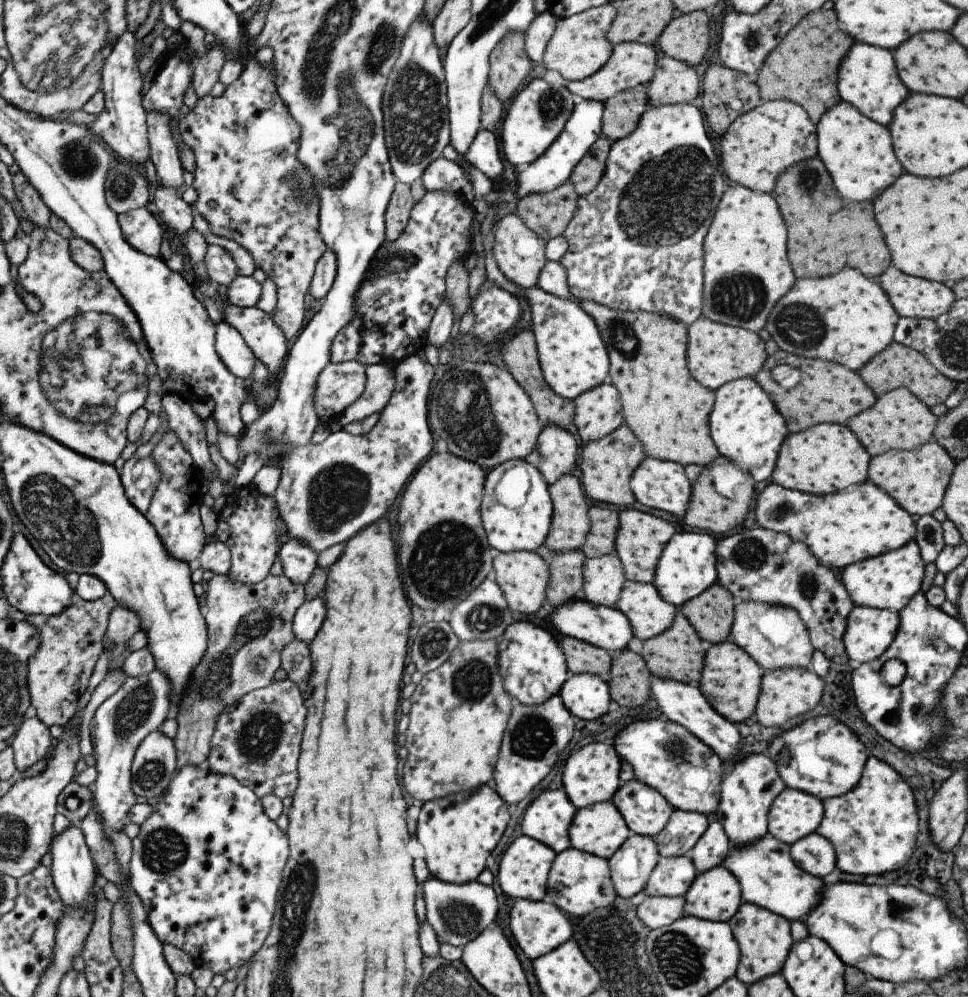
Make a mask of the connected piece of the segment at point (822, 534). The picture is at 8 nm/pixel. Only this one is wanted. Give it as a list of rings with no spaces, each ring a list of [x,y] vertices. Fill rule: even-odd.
[[[867,480],[848,487],[845,491],[826,495],[812,495],[784,489],[771,482],[754,494],[753,516],[758,526],[776,533],[786,534],[793,542],[804,544],[820,565],[842,569],[844,566],[882,555],[903,546],[914,538],[915,517],[905,512],[886,492]]]

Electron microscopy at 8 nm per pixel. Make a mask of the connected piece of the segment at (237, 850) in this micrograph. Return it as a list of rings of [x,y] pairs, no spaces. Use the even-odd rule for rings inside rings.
[[[187,765],[176,773],[173,782],[168,786],[165,796],[154,806],[154,813],[140,826],[138,835],[133,839],[134,855],[130,862],[130,881],[133,890],[143,901],[148,914],[150,925],[155,934],[164,944],[175,945],[188,952],[195,960],[197,967],[209,967],[213,974],[225,974],[231,968],[239,970],[266,944],[274,926],[276,909],[278,908],[279,893],[285,878],[285,870],[290,860],[290,838],[283,832],[274,819],[266,813],[262,800],[251,787],[239,779],[229,775],[215,774],[207,765]]]

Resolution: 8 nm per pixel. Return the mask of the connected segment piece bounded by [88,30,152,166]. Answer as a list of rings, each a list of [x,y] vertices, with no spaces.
[[[127,31],[115,45],[114,52],[107,59],[106,68],[102,76],[102,89],[106,96],[106,105],[102,113],[88,125],[90,131],[101,141],[110,145],[120,158],[133,161],[143,166],[149,158],[150,136],[148,129],[149,115],[144,107],[143,79],[138,64],[137,41],[134,31]]]

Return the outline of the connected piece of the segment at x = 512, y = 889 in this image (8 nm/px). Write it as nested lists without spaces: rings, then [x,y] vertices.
[[[521,835],[507,846],[499,860],[497,884],[511,898],[541,901],[546,894],[546,880],[553,857],[554,852],[551,848],[534,838]]]

